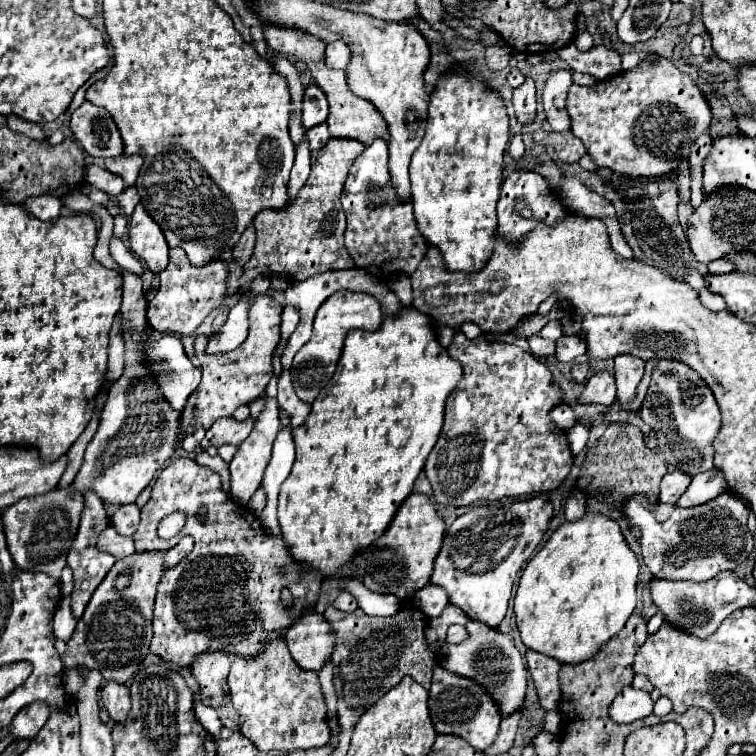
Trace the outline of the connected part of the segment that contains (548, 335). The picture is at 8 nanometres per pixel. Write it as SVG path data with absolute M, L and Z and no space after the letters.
M548 321L548 323L544 325L544 329L542 329L538 335L544 339L552 339L552 341L556 341L556 339L562 337L562 327L560 327L558 321Z

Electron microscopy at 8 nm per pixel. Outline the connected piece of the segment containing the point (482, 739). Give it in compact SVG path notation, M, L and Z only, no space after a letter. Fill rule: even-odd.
M434 665L434 679L428 693L430 693L428 699L430 717L438 733L458 735L478 751L484 751L494 743L494 737L498 735L500 729L502 713L498 709L498 703L492 699L492 695L486 693L486 689L478 687L478 683L466 677L458 677L456 673L450 673L440 665Z

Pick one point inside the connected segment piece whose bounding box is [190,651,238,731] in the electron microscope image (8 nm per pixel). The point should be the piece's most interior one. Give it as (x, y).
(211, 668)

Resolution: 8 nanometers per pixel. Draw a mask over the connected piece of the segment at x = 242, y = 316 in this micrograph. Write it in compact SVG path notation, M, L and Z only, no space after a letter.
M240 301L230 309L230 315L222 329L208 339L208 353L226 353L236 349L244 339L248 331L248 305Z

